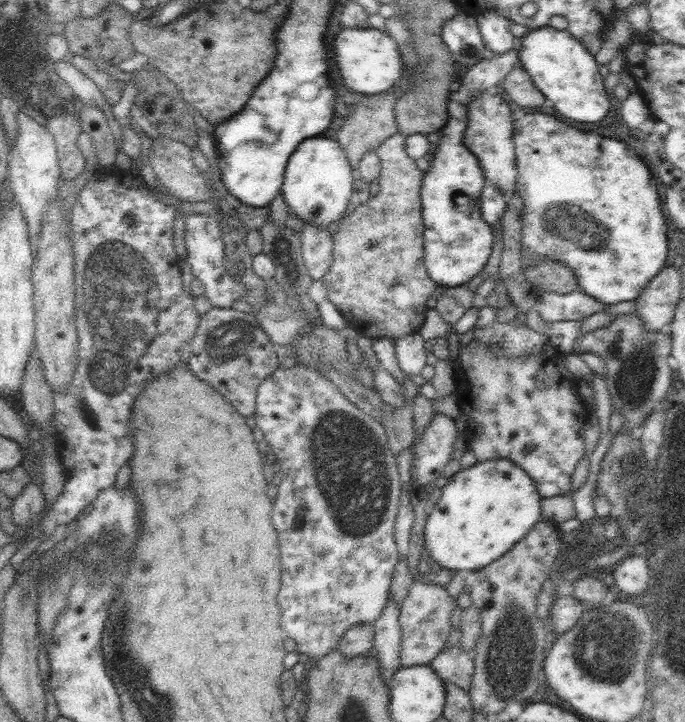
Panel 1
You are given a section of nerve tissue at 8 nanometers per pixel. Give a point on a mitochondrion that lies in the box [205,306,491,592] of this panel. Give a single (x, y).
(356, 489)

